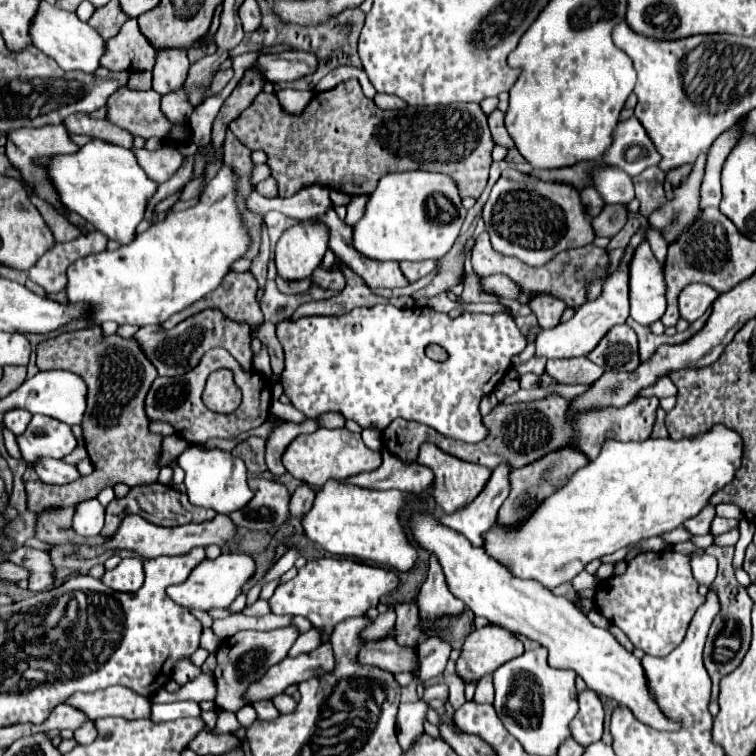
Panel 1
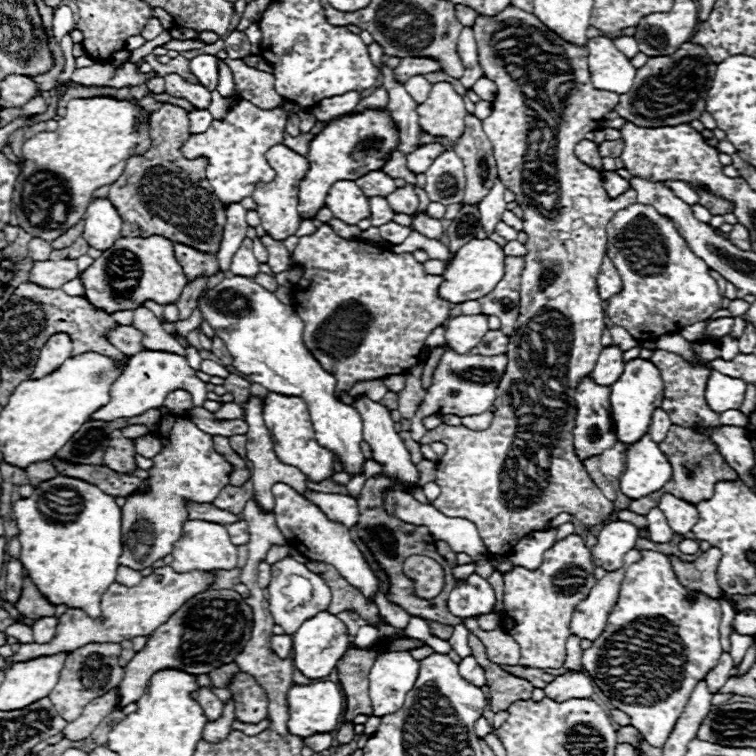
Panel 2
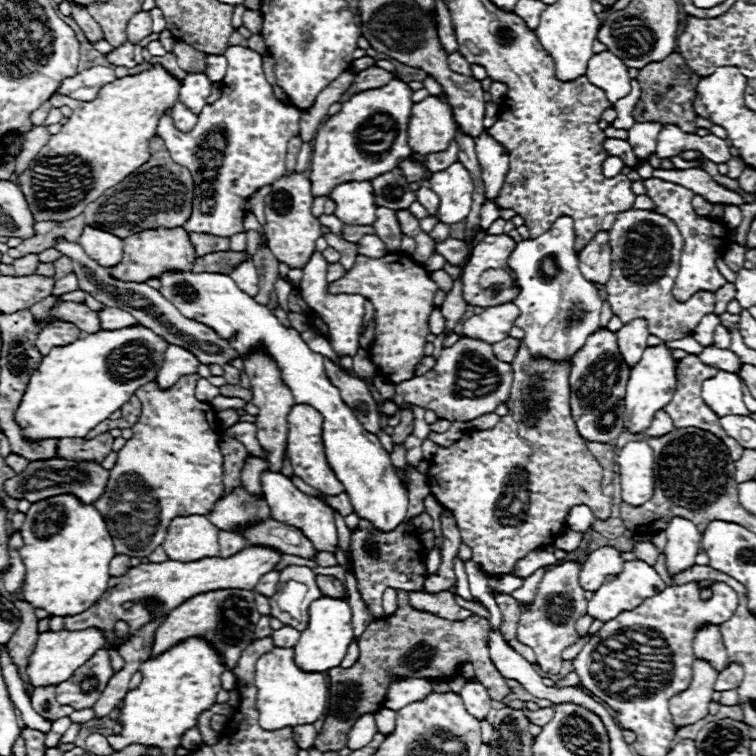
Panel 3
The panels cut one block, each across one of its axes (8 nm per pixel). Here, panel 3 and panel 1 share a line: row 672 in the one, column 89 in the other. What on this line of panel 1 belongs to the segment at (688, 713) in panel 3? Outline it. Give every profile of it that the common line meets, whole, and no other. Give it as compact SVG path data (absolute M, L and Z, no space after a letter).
M110 686L104 690L96 690L90 694L76 692L68 698L70 706L76 706L88 718L98 720L106 716L122 716L126 720L148 718L150 714L150 700L128 690L126 686Z

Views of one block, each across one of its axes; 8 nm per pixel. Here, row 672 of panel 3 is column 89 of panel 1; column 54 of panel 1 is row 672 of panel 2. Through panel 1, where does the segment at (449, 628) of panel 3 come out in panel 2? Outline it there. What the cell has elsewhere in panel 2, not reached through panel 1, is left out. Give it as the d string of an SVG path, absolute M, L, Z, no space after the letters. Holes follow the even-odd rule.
M468 634L468 644L470 644L478 664L486 670L486 684L490 688L490 708L492 708L492 712L506 710L516 700L530 700L532 698L534 686L528 680L512 676L512 674L504 672L498 664L490 662L482 642L474 634ZM346 650L342 662L338 662L338 680L346 696L344 720L352 720L358 714L372 714L372 702L368 696L368 672L378 656L376 650Z

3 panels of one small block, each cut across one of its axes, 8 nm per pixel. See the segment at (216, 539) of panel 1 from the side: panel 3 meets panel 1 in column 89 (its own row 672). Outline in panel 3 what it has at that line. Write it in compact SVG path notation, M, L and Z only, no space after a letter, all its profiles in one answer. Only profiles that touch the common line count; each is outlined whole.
M564 560L556 566L550 566L540 580L536 588L536 598L532 604L524 606L520 604L522 618L518 622L518 640L526 646L530 646L536 654L536 664L540 670L548 674L558 674L562 668L562 652L576 644L578 634L576 634L576 620L586 614L586 604L588 600L584 598L584 590L578 582L580 566L574 560Z

